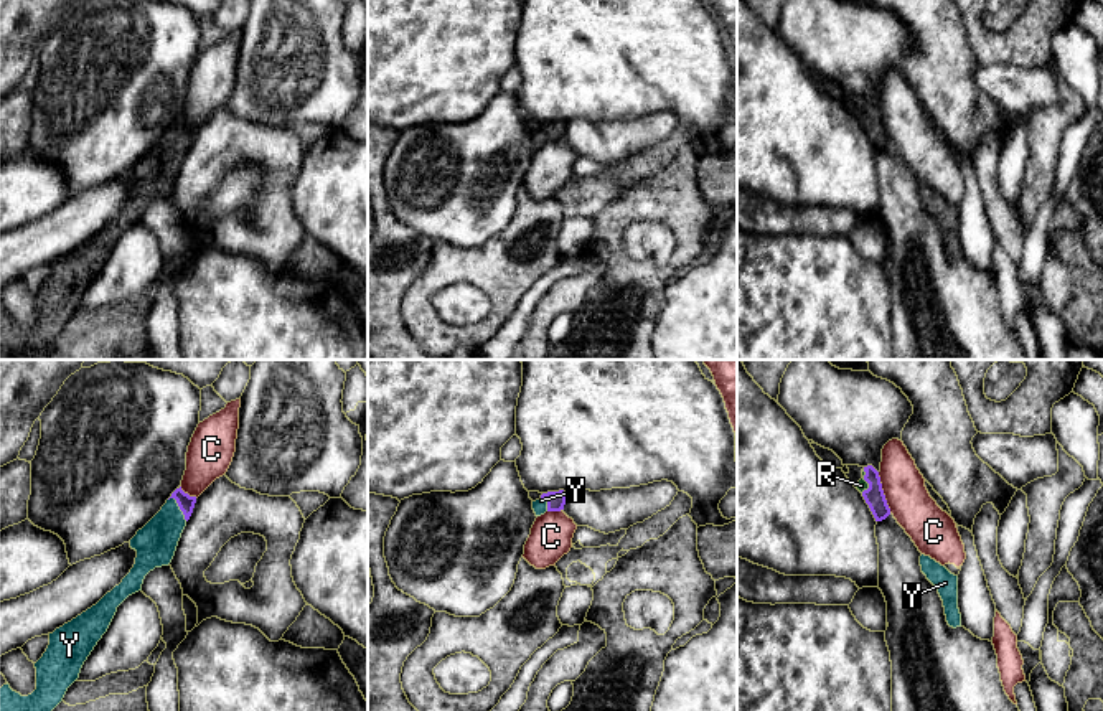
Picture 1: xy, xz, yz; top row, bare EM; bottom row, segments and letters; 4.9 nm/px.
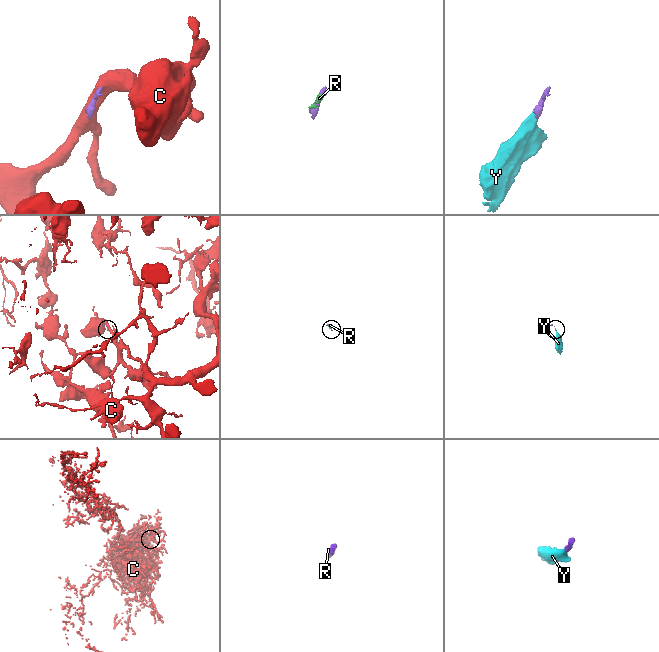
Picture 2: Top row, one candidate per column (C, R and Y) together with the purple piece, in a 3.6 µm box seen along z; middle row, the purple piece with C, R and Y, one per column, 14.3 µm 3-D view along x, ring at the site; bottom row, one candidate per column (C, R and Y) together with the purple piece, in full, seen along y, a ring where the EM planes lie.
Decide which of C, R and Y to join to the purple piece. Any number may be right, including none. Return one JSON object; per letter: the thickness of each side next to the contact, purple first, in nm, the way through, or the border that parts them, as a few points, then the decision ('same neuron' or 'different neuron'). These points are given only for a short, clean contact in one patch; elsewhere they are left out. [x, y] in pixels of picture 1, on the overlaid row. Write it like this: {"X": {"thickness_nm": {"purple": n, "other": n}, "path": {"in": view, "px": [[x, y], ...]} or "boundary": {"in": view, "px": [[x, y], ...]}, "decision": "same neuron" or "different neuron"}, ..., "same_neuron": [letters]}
{"C": {"thickness_nm": {"purple": 100, "other": 200}, "decision": "different neuron"}, "R": {"thickness_nm": {"purple": 100, "other": 50}, "decision": "same neuron"}, "Y": {"thickness_nm": {"purple": 80, "other": 200}, "path": {"in": "xy", "px": [[185, 502], [180, 508], [155, 543]]}, "decision": "same neuron"}, "same_neuron": ["R", "Y"]}

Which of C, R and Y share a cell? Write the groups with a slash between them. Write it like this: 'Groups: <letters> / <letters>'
Groups: C / R Y

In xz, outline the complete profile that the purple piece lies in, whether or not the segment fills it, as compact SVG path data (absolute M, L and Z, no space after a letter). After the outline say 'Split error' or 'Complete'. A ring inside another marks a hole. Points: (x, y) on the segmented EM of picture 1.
M547 492L542 493L539 500L533 501L533 510L536 516L544 515L546 511L561 511L566 505L567 492Z. Split error

